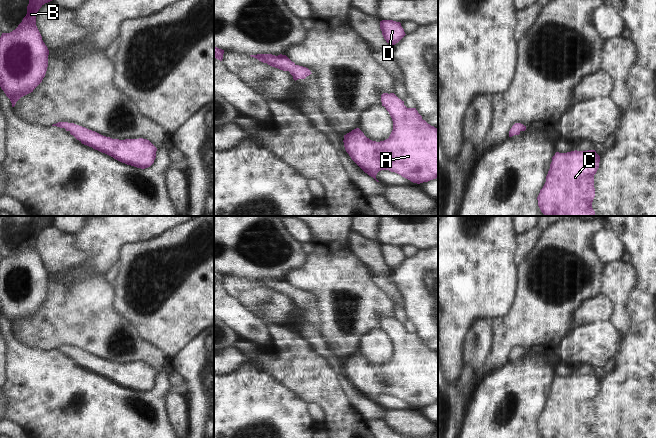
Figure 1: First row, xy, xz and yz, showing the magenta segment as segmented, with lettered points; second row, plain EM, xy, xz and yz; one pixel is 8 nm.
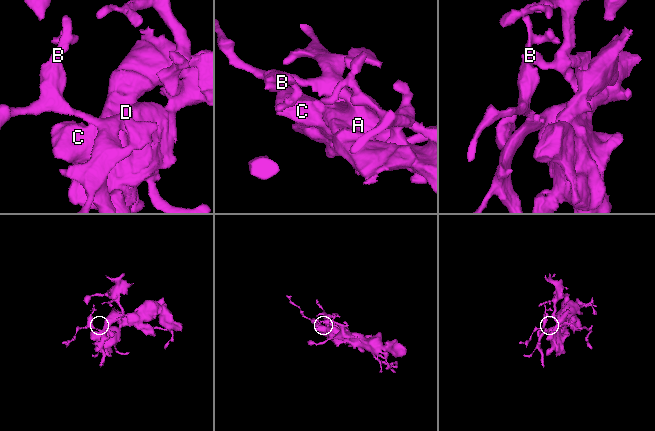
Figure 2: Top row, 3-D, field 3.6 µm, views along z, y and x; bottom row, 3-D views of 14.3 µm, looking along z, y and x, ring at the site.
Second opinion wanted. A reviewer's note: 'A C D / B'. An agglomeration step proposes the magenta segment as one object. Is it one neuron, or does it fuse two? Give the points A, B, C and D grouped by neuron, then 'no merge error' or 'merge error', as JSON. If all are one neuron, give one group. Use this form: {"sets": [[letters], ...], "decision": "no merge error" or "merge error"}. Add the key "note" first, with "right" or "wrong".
{"note": "wrong", "sets": [["A", "B", "C", "D"]], "decision": "no merge error"}

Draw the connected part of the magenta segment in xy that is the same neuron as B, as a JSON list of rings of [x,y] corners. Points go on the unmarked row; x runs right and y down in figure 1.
[[[32,216],[27,238],[18,251],[0,261],[0,311],[10,323],[12,331],[23,320],[33,316],[42,306],[48,291],[49,274],[36,250],[39,233],[52,225],[54,216]]]

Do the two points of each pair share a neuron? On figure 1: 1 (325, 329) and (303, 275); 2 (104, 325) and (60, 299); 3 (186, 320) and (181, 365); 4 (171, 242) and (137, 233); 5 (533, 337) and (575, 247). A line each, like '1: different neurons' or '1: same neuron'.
1: same neuron
2: same neuron
3: different neurons
4: different neurons
5: same neuron

